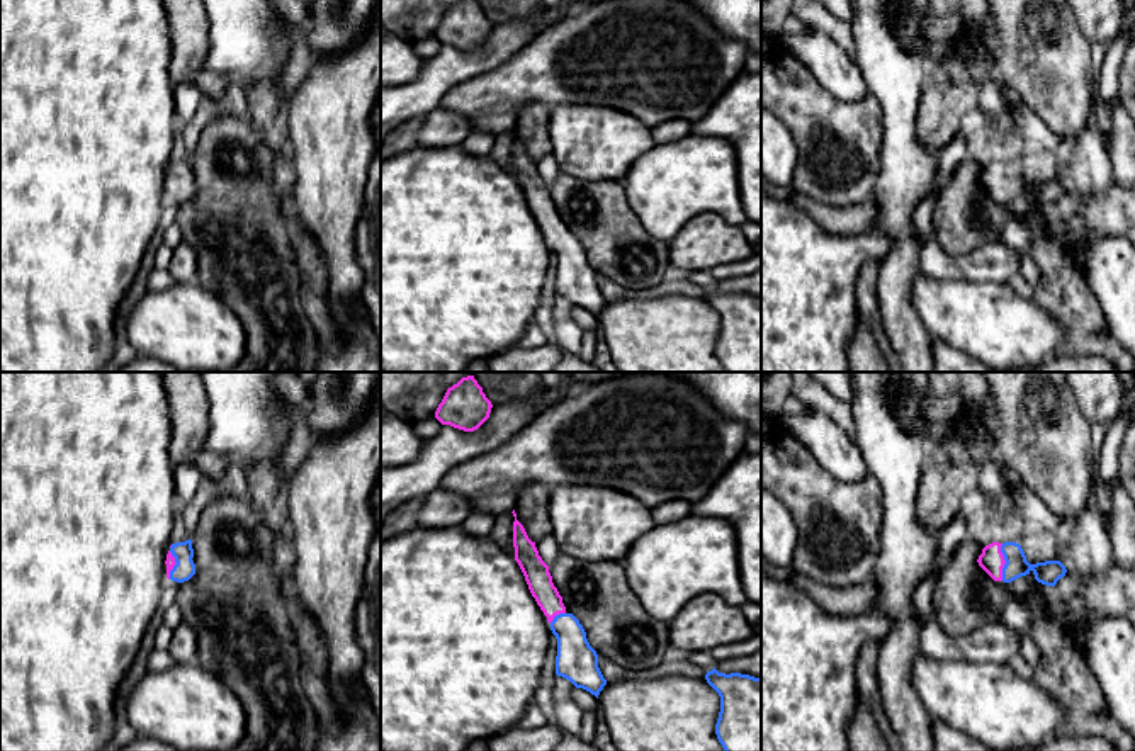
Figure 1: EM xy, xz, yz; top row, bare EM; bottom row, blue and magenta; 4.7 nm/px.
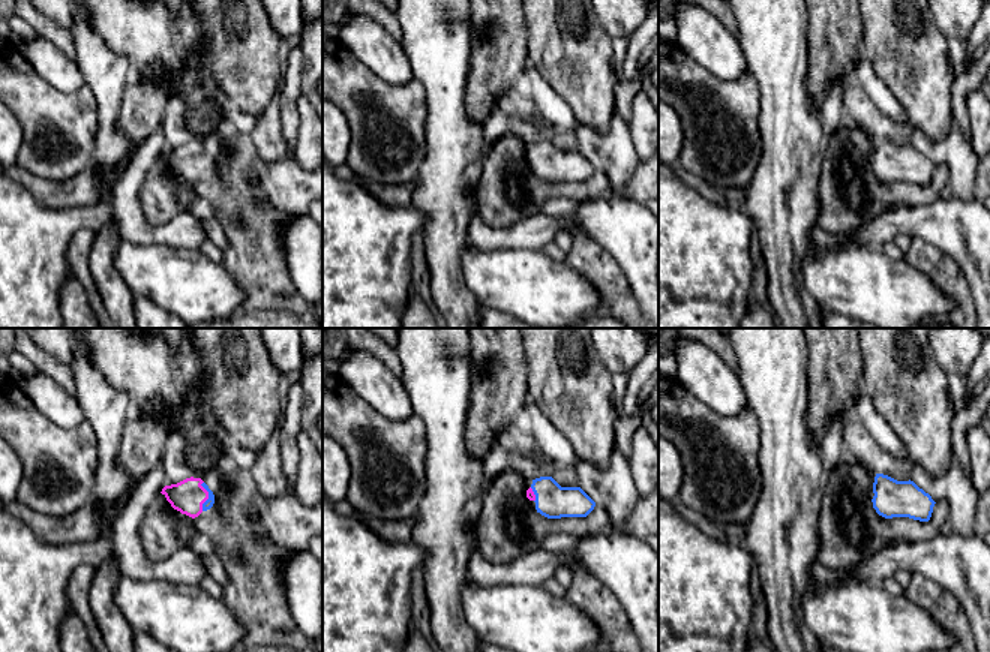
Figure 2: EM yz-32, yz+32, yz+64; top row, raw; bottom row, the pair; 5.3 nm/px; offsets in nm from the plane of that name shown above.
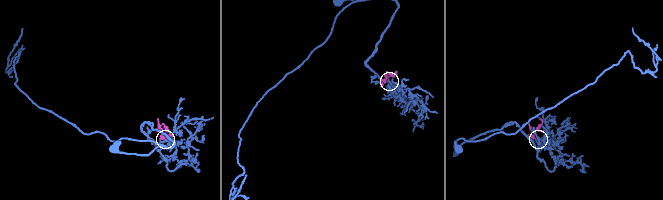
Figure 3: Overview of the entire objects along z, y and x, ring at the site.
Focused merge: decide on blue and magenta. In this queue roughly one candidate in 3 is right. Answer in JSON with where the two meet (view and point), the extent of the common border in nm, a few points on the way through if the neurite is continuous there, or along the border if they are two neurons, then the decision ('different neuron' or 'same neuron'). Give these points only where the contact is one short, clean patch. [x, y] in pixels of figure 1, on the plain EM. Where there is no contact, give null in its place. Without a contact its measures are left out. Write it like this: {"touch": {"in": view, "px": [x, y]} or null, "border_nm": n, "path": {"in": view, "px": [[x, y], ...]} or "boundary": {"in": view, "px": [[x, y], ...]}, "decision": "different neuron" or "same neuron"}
{"touch": {"in": "yz", "px": [1006, 182]}, "border_nm": 180, "path": {"in": "yz", "px": [[1047, 192], [1006, 182], [991, 179]]}, "decision": "same neuron"}

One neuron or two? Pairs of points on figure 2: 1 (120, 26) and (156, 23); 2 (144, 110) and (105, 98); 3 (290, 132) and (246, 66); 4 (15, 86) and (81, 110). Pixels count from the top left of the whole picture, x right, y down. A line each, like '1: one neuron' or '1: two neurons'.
1: one neuron
2: two neurons
3: two neurons
4: one neuron

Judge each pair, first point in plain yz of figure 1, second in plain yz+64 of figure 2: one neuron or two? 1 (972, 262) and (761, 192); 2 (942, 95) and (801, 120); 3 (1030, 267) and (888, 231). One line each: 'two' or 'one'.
1: two
2: two
3: two

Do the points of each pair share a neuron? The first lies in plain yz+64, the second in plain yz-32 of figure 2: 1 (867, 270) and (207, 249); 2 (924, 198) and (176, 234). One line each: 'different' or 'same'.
1: different
2: different

